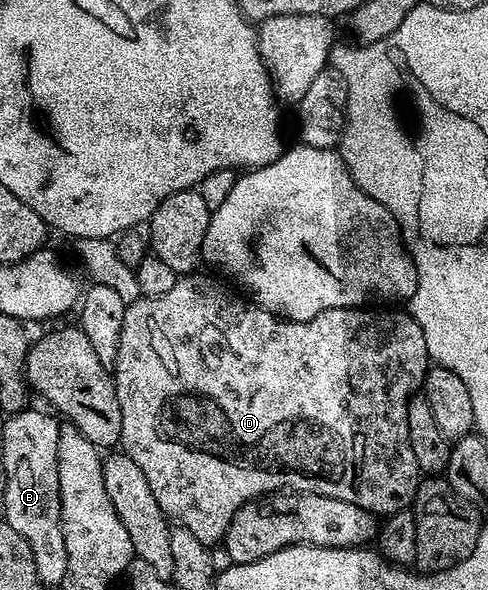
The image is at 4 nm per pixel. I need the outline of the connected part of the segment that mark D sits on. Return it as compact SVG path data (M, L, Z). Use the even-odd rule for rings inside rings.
M180 275L173 290L168 290L164 296L143 296L127 305L113 369L117 402L121 406L122 451L133 458L137 466L141 466L149 482L149 490L153 490L153 498L157 498L157 506L161 506L164 516L178 527L192 532L202 544L215 546L227 535L229 522L233 522L233 514L237 514L241 506L250 500L284 490L341 498L341 502L361 506L379 518L410 509L415 503L421 473L417 457L413 455L413 446L409 446L409 402L422 389L429 367L425 334L421 334L421 326L417 326L410 311L387 312L391 310L376 310L371 306L330 308L312 320L289 321L274 316L258 304L252 304L250 299L244 298L226 283L218 284L207 276L199 275Z

